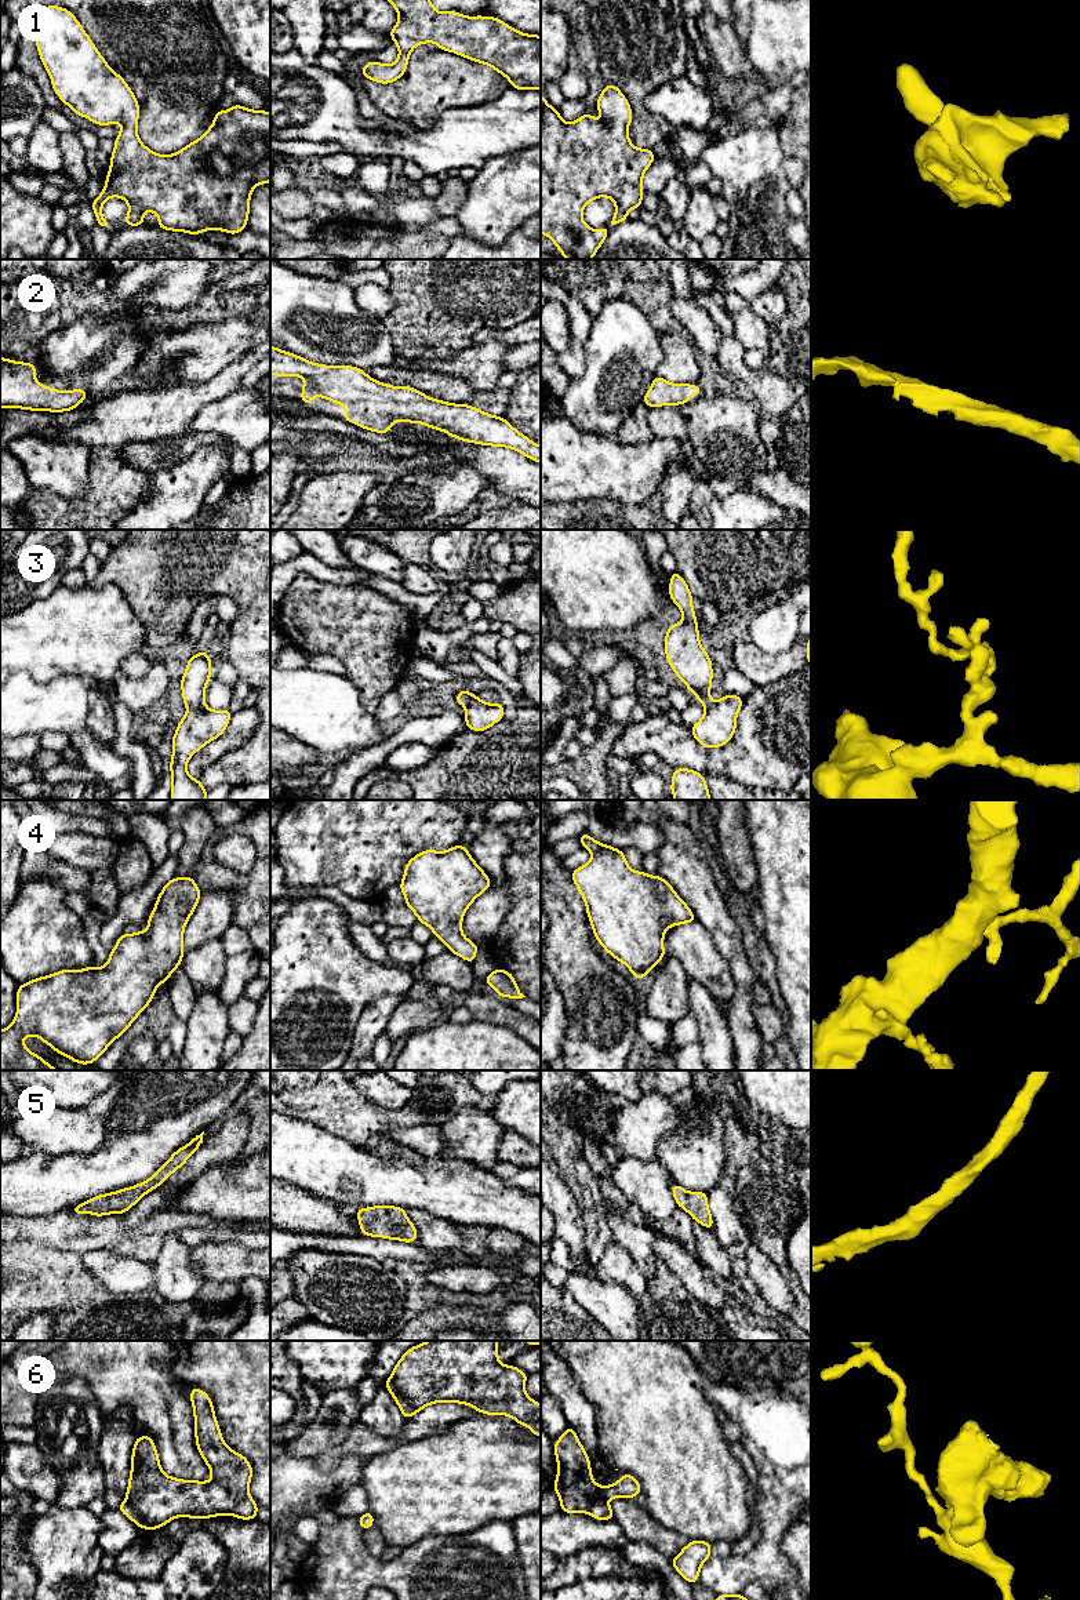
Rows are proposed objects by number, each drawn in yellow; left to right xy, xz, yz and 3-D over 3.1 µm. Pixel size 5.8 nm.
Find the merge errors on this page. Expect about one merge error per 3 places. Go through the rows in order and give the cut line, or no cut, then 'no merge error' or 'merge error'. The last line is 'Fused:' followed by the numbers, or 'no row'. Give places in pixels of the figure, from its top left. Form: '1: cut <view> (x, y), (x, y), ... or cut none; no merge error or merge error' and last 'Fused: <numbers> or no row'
1: cut none; no merge error
2: cut none; no merge error
3: cut none; no merge error
4: cut none; no merge error
5: cut none; no merge error
6: cut xz (391, 1377), (392, 1385), (414, 1413); merge error
Fused: 6

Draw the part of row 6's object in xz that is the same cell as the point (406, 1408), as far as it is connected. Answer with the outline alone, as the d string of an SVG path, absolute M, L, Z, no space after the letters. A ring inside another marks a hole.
M388 1378L383 1383L386 1385L390 1396L396 1400L399 1410L401 1411L404 1418L408 1421L414 1415L411 1404L393 1386L392 1378Z

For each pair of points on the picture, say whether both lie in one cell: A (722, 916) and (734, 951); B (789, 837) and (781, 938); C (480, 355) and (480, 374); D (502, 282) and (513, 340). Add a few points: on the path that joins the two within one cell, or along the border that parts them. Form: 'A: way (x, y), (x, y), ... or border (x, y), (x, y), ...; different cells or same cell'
A: way (722, 924), (730, 942); same cell
B: way (789, 862), (789, 913); same cell
C: way (480, 359), (480, 370); same cell
D: border (526, 319), (506, 327), (479, 330); different cells

